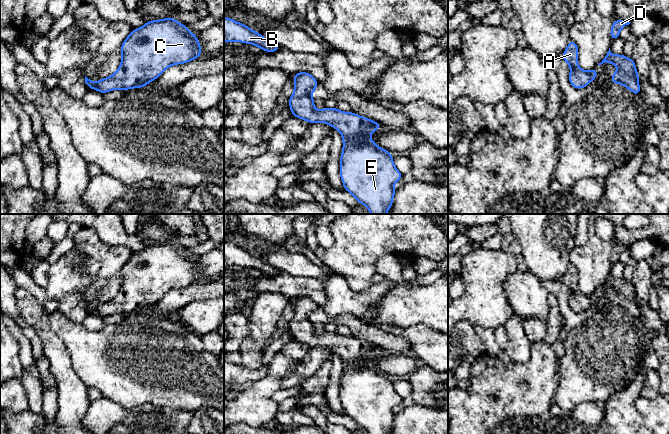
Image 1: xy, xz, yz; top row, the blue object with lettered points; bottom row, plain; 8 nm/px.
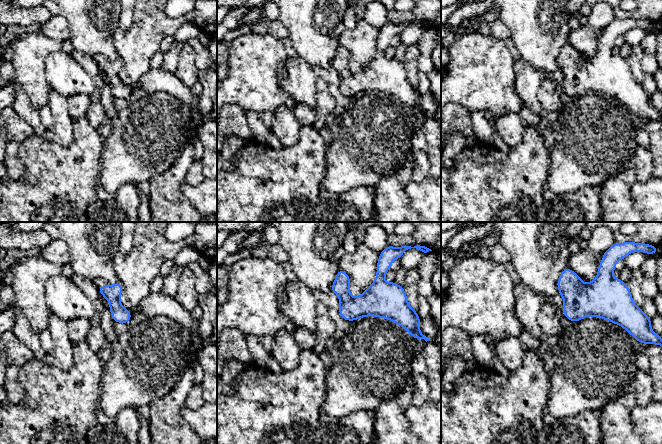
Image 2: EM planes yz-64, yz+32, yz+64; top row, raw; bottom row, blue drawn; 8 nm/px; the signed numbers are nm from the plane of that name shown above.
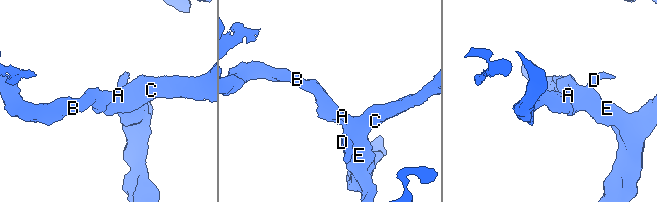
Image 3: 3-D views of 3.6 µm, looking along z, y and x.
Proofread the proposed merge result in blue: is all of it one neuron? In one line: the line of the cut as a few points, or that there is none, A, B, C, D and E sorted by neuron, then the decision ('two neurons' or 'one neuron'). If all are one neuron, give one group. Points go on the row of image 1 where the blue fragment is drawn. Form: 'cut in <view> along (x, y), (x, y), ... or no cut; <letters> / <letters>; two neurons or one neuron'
no cut; A B C D E; one neuron

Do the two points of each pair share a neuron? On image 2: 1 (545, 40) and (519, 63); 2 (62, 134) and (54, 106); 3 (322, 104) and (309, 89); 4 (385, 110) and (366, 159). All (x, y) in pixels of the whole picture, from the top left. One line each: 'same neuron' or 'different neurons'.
1: different neurons
2: same neuron
3: different neurons
4: same neuron

